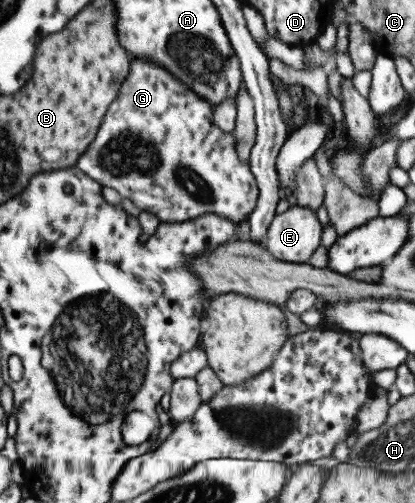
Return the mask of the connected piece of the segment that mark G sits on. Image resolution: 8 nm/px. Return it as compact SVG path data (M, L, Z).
M130 56L128 75L118 89L118 96L108 106L98 132L75 166L101 187L116 190L136 208L156 215L159 222L184 222L202 213L214 213L234 223L247 220L256 205L259 190L249 166L237 157L233 132L223 132L214 124L213 108L174 79L164 67Z

